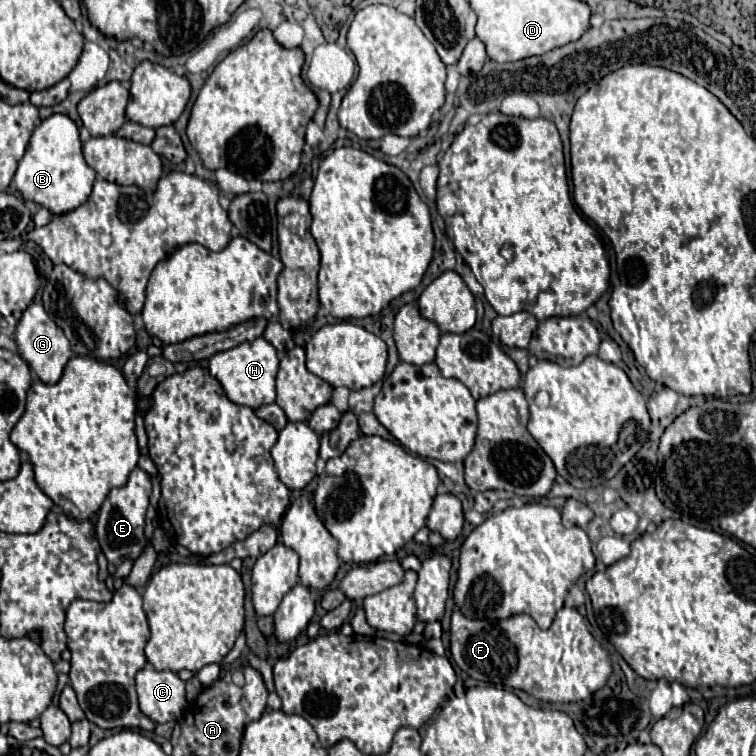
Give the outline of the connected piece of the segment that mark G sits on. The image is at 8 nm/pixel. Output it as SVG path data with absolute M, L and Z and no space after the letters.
M31 304L21 320L17 322L17 330L15 330L15 340L19 346L19 354L23 356L23 360L33 368L33 372L45 382L45 384L57 384L63 368L67 364L67 360L71 358L71 344L67 340L67 336L63 334L63 330L49 318L49 314L45 312L45 308L41 304Z

